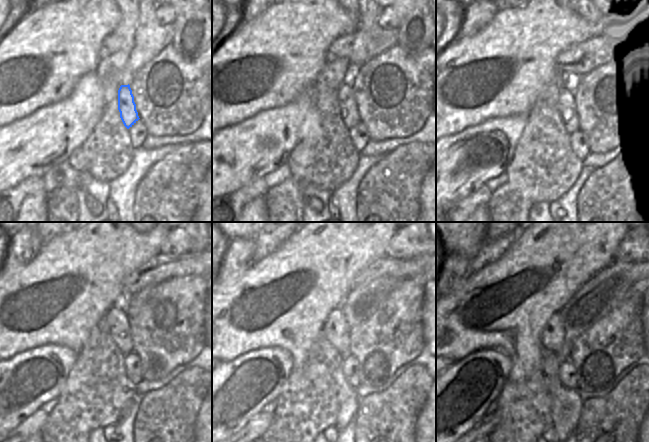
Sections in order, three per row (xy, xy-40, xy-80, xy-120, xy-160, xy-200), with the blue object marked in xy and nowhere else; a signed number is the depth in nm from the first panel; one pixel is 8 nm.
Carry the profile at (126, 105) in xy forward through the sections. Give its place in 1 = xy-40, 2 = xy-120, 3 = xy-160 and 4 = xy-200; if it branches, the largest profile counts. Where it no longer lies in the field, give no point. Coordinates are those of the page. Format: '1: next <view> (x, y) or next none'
1: next xy-40 (348, 108)
2: next xy-120 (117, 319)
3: next xy-160 (335, 329)
4: next xy-200 (553, 334)

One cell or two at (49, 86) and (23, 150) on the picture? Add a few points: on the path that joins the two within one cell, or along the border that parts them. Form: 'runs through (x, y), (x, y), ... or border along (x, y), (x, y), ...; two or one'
border along (62, 100), (47, 104), (19, 119); two

